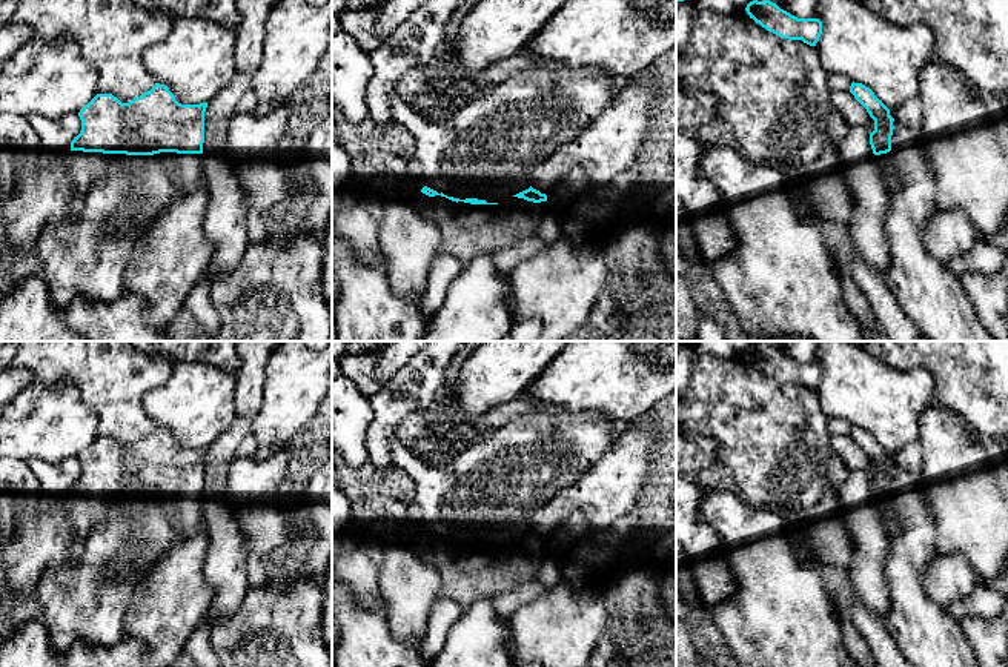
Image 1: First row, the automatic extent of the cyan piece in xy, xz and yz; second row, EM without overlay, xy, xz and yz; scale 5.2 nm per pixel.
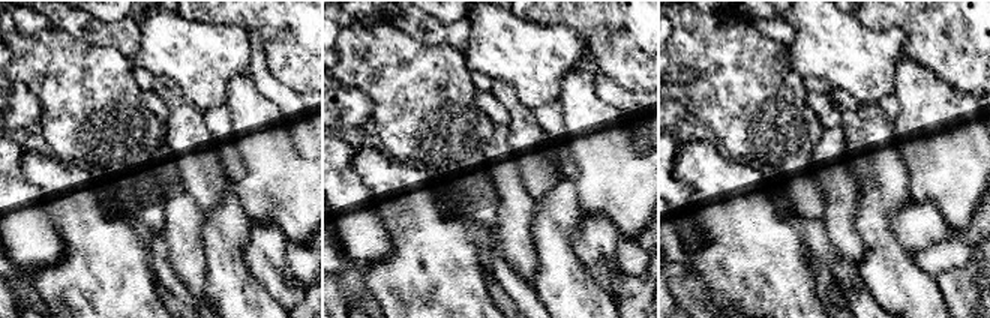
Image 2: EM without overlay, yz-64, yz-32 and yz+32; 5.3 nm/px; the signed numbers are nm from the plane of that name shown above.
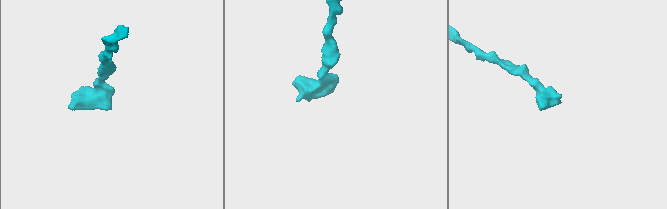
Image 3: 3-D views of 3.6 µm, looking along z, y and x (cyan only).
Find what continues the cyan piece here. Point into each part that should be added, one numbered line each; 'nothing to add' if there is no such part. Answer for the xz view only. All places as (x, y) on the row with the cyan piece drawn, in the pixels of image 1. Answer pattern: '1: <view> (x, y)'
1: xz (466, 232)

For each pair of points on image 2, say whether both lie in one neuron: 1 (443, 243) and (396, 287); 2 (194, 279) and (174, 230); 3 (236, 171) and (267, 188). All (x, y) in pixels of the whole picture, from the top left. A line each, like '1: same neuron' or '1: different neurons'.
1: same neuron
2: same neuron
3: different neurons

